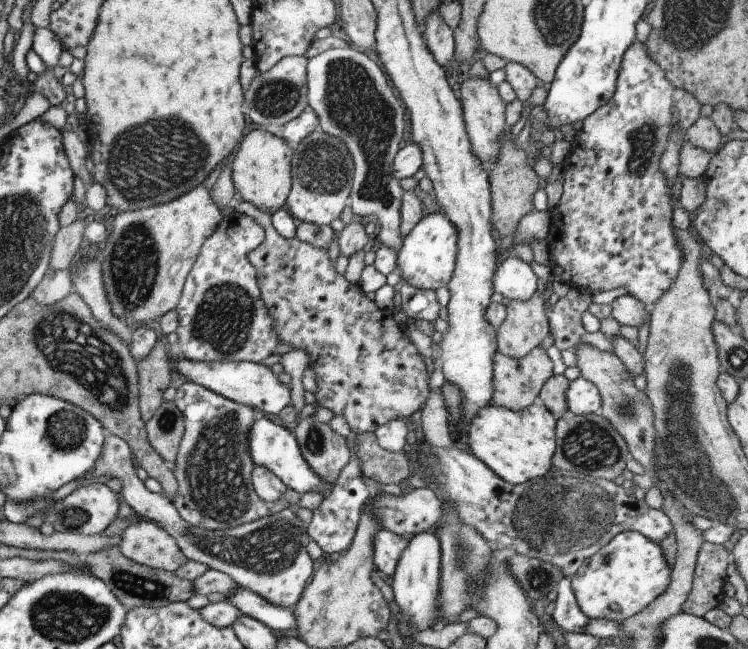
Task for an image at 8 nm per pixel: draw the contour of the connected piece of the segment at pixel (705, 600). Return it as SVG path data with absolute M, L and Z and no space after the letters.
M701 543L693 568L690 591L681 611L702 617L707 610L720 604L729 561L729 553L723 545Z

